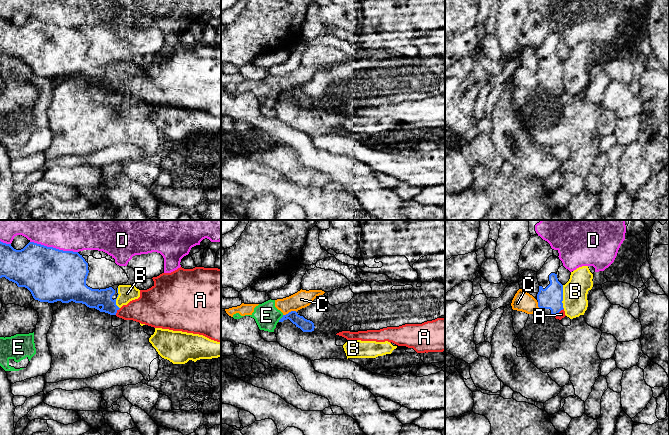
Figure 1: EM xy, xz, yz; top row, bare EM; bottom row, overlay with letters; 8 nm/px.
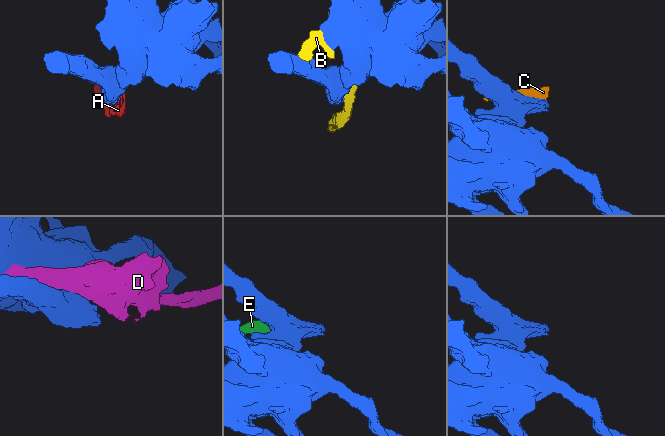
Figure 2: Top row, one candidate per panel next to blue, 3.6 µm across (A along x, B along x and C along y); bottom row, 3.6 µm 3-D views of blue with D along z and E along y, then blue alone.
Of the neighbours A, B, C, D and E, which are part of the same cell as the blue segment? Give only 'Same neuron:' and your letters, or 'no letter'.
Same neuron: A

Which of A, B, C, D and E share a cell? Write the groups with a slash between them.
A / B / C E / D

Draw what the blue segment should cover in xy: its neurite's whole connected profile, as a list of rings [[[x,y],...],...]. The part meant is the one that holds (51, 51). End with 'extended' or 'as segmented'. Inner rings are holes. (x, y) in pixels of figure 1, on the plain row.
[[[0,17],[0,54],[5,53],[18,63],[27,64],[35,76],[82,79],[124,96],[154,104],[199,110],[221,118],[221,45],[180,43],[171,49],[162,49],[152,54],[154,61],[151,64],[140,66],[138,75],[121,84],[116,81],[116,75],[112,75],[115,70],[112,63],[99,66],[86,61],[88,49],[88,39],[78,28],[63,27],[34,18],[16,26],[11,20]]] | extended

